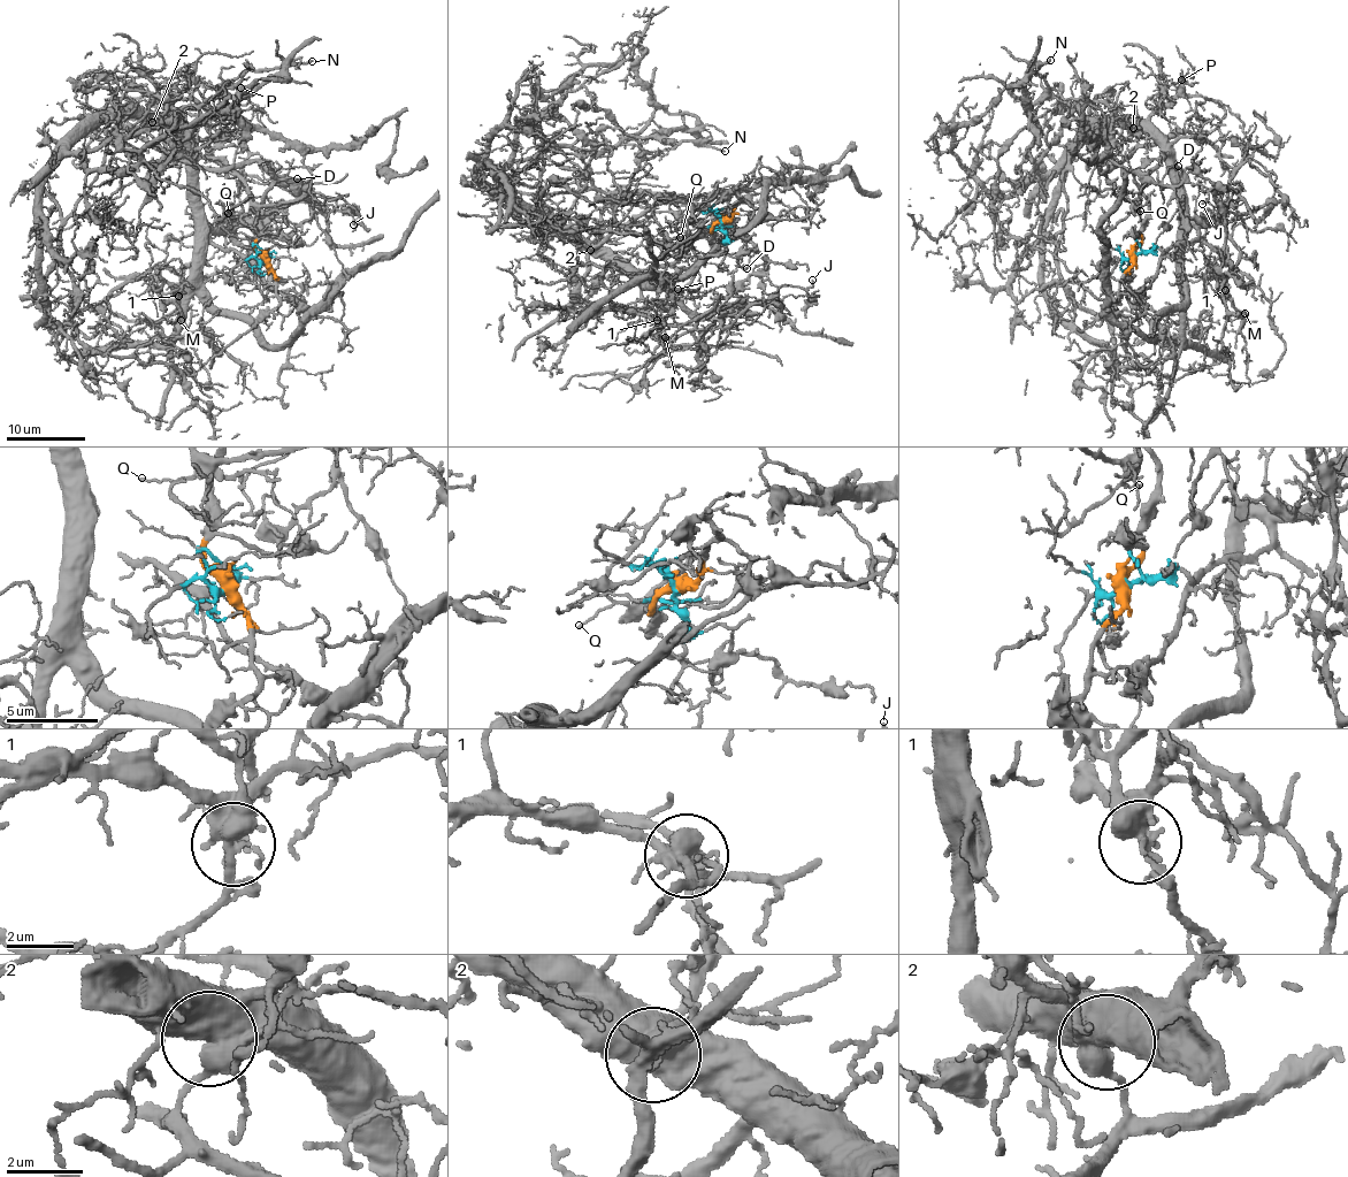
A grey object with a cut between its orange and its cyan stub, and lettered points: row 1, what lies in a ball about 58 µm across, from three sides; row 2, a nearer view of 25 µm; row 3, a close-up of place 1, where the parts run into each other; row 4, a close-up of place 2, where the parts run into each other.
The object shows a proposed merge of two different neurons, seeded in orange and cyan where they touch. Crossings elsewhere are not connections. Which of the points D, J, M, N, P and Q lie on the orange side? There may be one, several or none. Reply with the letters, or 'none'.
D, J

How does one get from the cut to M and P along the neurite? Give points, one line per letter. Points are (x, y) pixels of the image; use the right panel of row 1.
M: (1134, 255), (1161, 250), (1164, 253), (1200, 237), (1223, 259), (1219, 283), (1235, 313), (1243, 313)
P: (1134, 255), (1164, 253), (1199, 235), (1173, 146), (1150, 122), (1156, 77), (1162, 85), (1181, 79)

